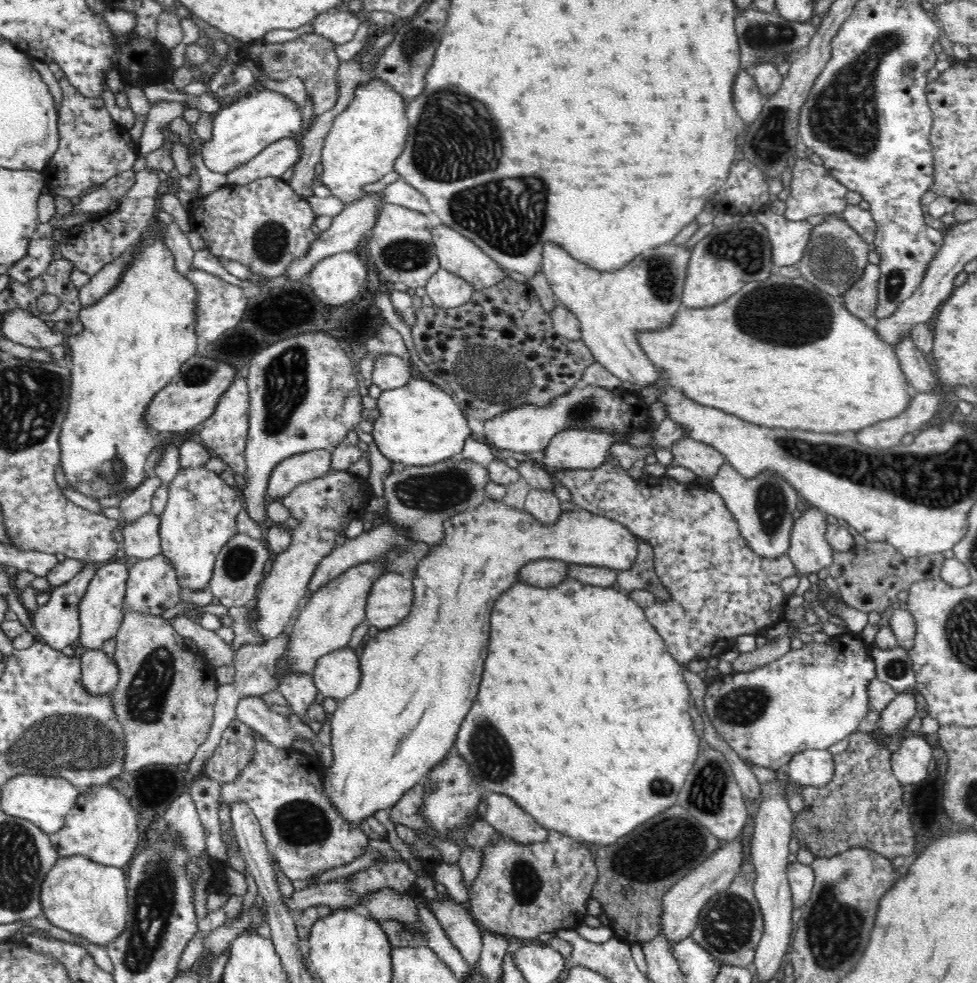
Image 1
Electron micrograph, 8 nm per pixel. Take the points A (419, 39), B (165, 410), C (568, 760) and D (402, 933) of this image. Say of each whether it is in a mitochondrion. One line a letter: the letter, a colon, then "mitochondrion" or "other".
A: mitochondrion
B: other
C: other
D: mitochondrion

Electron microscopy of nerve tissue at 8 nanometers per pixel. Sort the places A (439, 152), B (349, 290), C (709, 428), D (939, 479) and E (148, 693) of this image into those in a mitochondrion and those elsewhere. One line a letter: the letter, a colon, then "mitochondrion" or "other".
A: mitochondrion
B: other
C: other
D: mitochondrion
E: mitochondrion

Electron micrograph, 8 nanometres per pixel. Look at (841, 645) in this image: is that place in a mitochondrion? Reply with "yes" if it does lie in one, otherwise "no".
no

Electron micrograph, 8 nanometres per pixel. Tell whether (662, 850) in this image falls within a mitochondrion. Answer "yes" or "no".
yes

